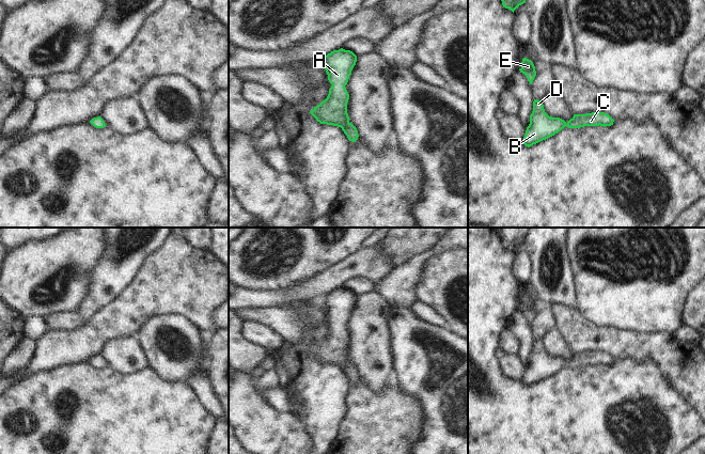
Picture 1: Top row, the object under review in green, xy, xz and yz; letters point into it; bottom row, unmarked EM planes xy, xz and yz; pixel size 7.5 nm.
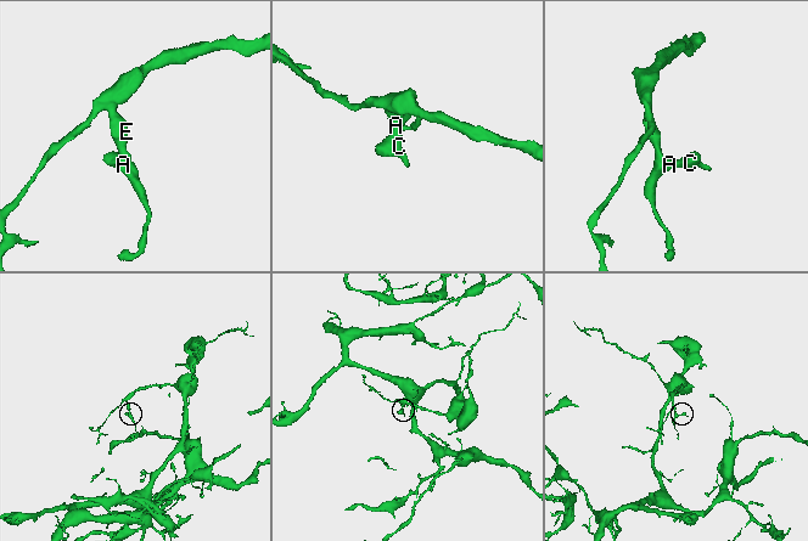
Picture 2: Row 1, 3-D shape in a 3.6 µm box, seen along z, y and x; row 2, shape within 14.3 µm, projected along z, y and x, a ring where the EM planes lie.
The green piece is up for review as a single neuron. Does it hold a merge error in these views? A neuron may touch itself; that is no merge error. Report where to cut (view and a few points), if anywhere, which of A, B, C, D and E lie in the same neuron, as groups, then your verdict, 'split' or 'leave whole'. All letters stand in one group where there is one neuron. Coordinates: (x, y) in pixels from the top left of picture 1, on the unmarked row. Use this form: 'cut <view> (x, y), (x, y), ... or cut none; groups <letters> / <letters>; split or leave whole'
cut none; groups A B C D E; leave whole

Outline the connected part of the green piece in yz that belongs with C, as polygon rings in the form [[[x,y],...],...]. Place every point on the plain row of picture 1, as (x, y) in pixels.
[[[534,339],[533,350],[530,355],[530,363],[527,366],[523,383],[528,387],[546,379],[565,365],[568,367],[580,367],[584,365],[611,365],[614,359],[605,351],[592,351],[586,354],[574,354],[566,362],[560,357],[549,356],[544,348],[543,340]]]

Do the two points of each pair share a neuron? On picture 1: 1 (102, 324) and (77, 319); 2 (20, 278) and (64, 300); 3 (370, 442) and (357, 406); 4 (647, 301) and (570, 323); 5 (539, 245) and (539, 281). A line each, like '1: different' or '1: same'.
1: different
2: same
3: same
4: different
5: same

